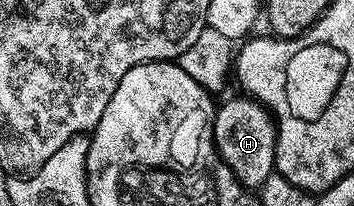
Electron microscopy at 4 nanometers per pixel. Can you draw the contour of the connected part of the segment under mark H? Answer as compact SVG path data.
M254 97L227 99L220 102L215 109L213 137L215 150L229 165L241 186L258 189L275 171L275 136L277 128L270 111Z

